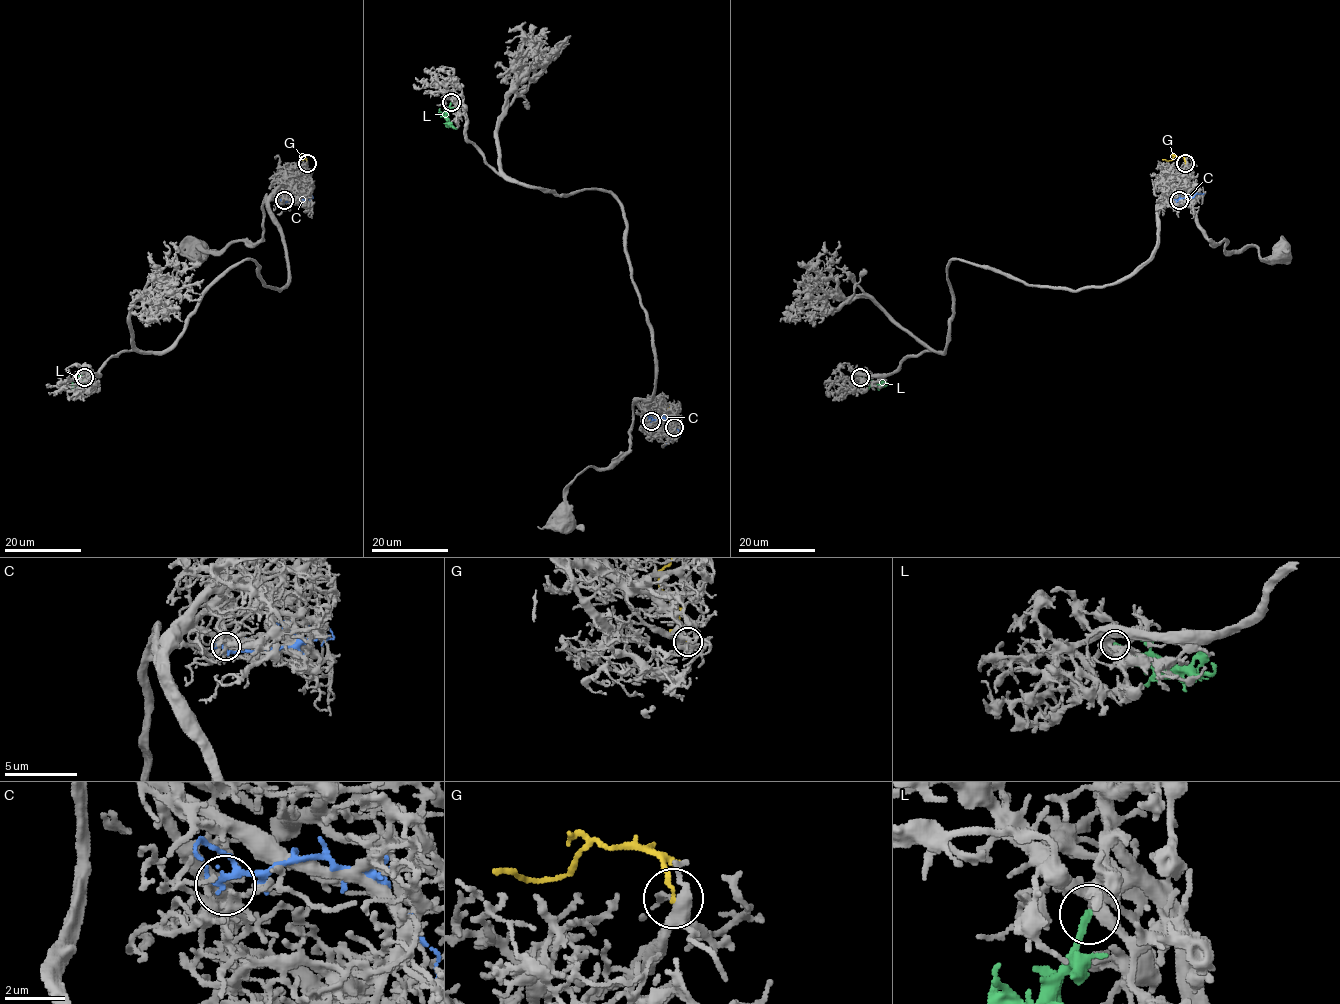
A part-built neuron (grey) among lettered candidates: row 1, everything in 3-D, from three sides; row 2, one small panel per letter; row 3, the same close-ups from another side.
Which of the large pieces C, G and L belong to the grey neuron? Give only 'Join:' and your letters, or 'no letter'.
Join: L

